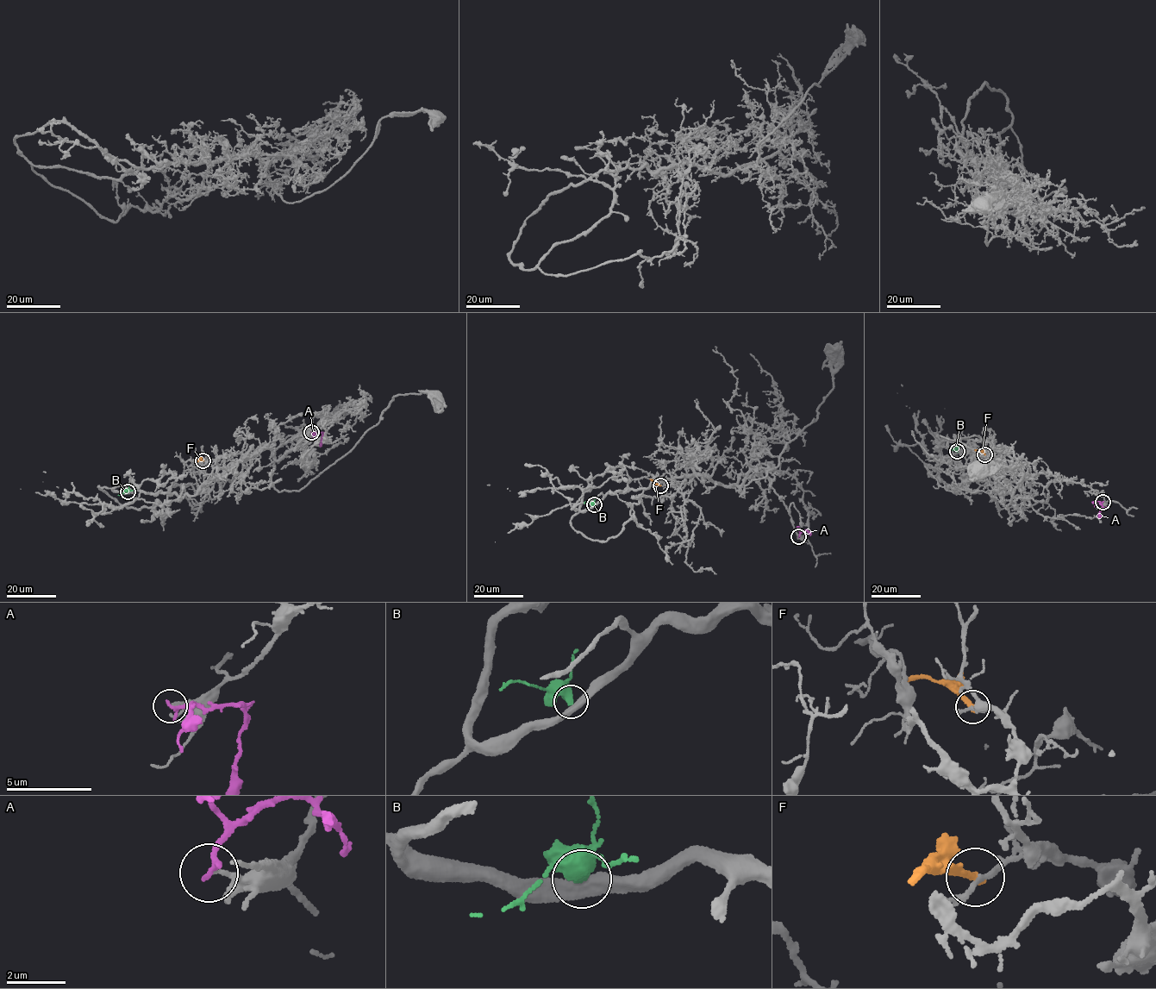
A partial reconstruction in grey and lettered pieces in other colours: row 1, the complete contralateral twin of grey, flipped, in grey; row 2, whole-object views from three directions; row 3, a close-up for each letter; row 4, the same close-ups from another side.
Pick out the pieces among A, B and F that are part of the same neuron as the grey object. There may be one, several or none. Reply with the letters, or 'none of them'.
none of them

